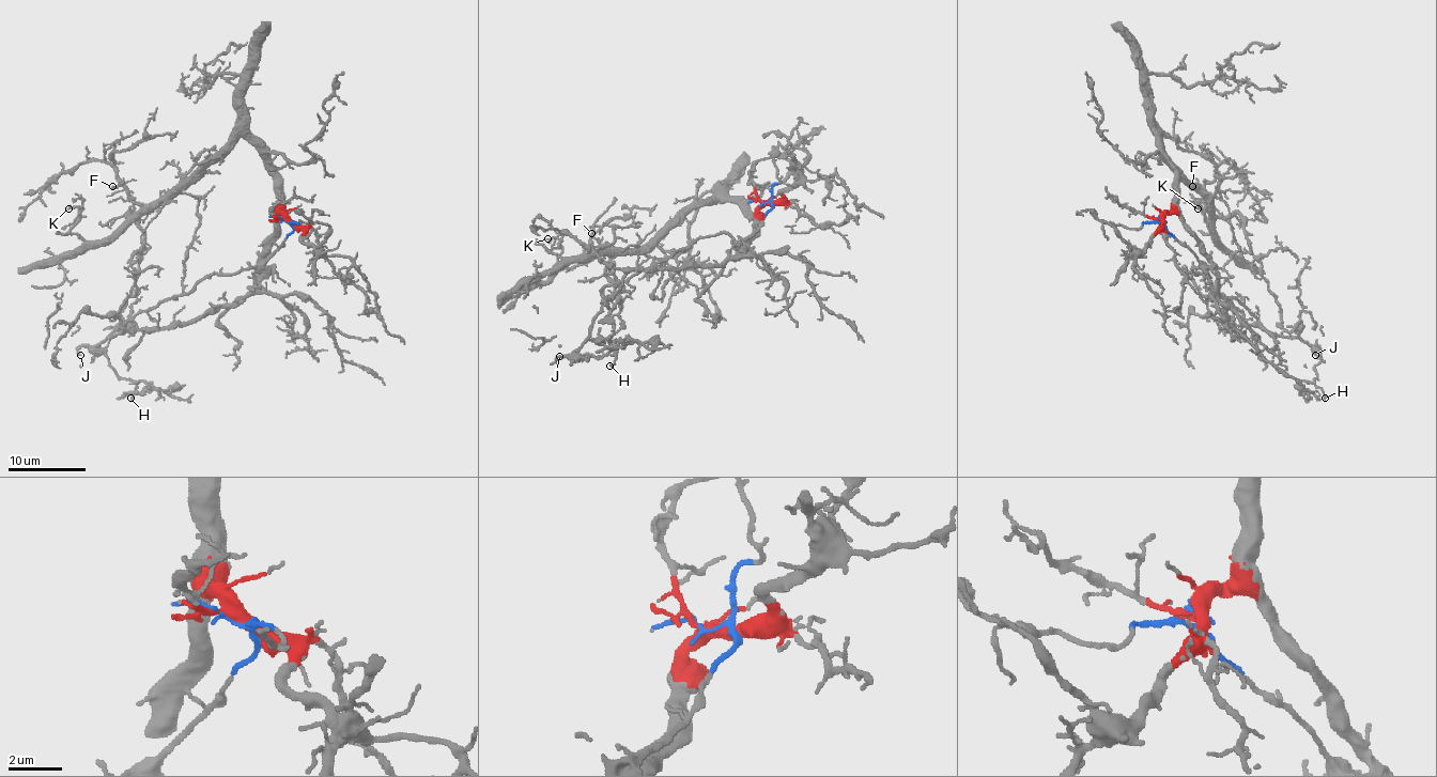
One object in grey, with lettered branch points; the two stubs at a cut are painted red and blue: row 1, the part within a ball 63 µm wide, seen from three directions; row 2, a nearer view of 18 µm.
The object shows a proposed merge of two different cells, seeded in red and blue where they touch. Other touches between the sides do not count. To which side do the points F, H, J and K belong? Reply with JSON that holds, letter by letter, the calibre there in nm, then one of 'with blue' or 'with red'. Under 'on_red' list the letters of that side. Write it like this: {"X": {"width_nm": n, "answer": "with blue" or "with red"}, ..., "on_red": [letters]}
{"F": {"width_nm": 130, "answer": "with red"}, "H": {"width_nm": 170, "answer": "with blue"}, "J": {"width_nm": 100, "answer": "with blue"}, "K": {"width_nm": 200, "answer": "with red"}, "on_red": ["F", "K"]}

